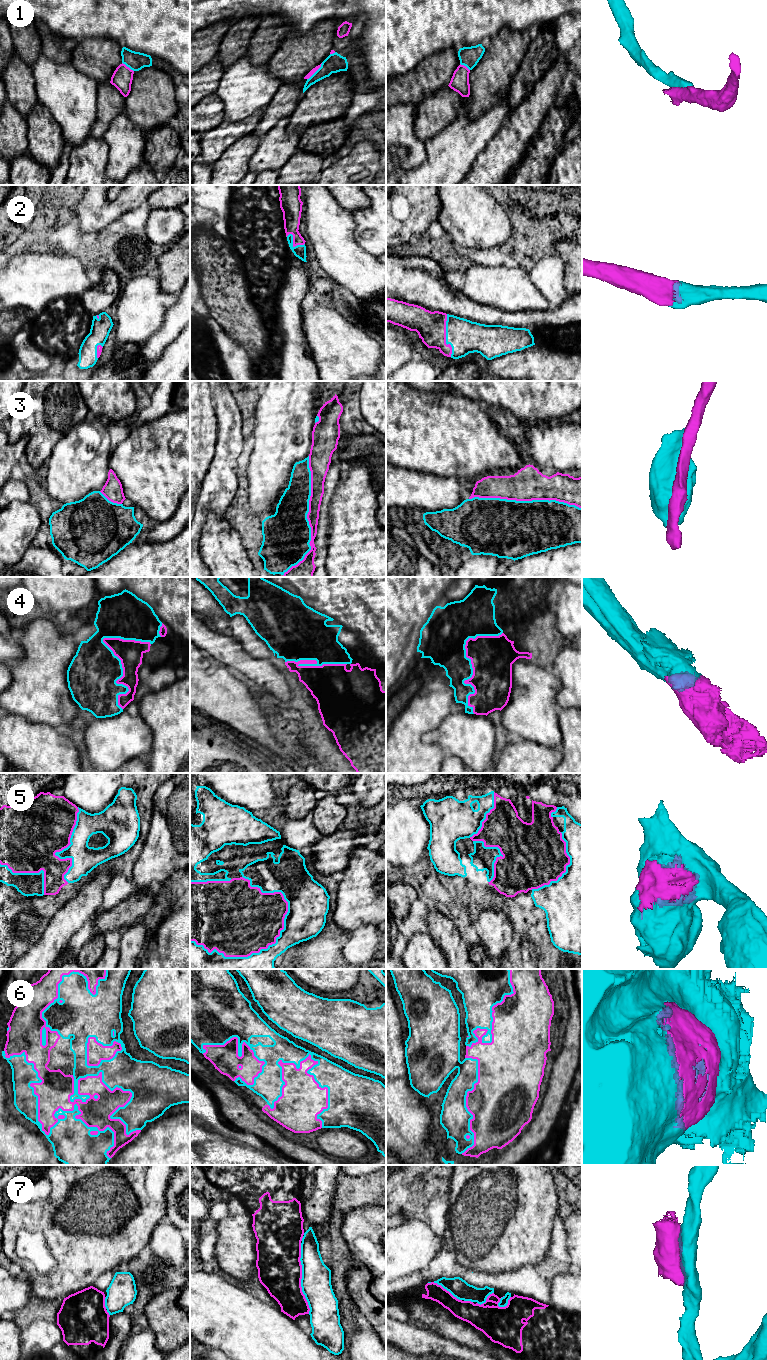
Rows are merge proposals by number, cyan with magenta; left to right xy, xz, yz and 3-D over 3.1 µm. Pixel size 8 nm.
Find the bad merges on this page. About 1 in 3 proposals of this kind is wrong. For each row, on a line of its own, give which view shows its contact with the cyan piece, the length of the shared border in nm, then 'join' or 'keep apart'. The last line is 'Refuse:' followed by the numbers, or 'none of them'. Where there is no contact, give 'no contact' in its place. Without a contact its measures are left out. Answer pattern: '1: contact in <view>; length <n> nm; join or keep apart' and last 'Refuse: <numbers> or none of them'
1: contact in xz; length 180 nm; keep apart
2: contact in yz; length 340 nm; join
3: contact in xz; length 1000 nm; join
4: contact in xy; length 600 nm; join
5: contact in xz; length 850 nm; join
6: contact in xy; length 1200 nm; join
7: contact in xz; length 550 nm; keep apart
Refuse: 1, 7

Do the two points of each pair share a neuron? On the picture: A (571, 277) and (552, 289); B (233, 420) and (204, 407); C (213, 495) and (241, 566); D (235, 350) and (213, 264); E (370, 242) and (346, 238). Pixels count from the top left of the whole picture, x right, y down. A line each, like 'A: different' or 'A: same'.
A: different
B: different
C: different
D: different
E: different

